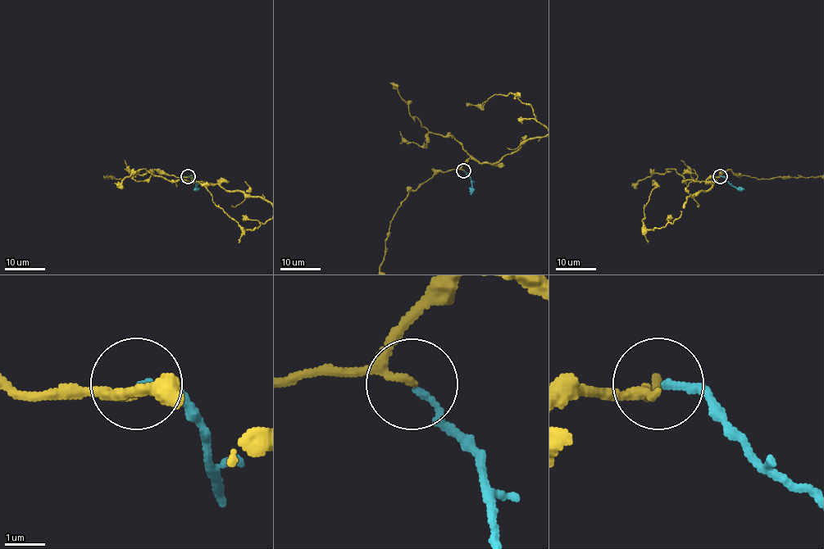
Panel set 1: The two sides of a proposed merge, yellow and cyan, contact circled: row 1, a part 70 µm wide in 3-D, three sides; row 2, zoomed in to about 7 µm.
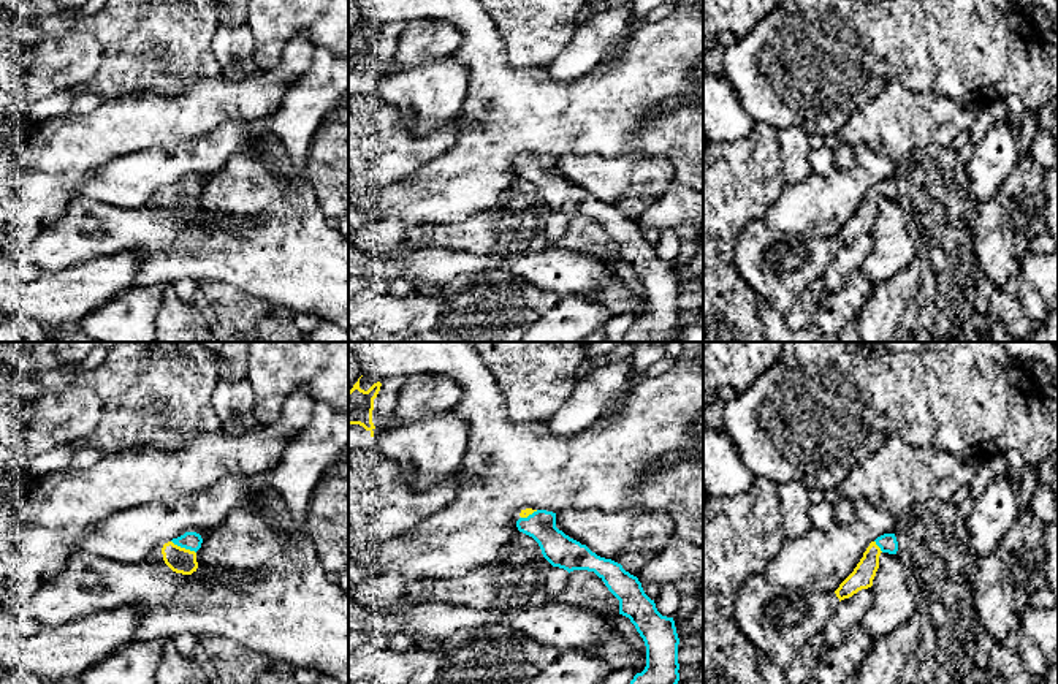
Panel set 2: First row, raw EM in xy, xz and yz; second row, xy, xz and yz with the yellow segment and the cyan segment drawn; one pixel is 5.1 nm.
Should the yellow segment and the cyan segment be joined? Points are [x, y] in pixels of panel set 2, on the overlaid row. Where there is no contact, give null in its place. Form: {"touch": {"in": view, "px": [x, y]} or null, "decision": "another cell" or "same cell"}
{"touch": {"in": "xy", "px": [184, 548]}, "decision": "same cell"}

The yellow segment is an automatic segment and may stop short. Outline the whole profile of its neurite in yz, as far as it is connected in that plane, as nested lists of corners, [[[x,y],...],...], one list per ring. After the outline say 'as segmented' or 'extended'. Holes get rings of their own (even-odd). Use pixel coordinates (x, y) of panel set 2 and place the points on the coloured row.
[[[884,534],[871,542],[854,572],[835,591],[839,602],[852,597],[862,589],[871,587],[879,568],[879,556],[882,553],[896,554],[896,551],[898,542],[895,534]]]; extended

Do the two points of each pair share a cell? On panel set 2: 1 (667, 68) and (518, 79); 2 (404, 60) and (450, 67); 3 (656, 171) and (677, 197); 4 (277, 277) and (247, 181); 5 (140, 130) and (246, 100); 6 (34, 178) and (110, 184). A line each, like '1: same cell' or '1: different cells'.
1: same cell
2: different cells
3: different cells
4: same cell
5: same cell
6: different cells

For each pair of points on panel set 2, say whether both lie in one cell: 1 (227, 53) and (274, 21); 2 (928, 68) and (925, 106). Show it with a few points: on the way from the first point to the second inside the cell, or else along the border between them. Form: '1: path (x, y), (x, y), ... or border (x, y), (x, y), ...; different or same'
1: border (244, 24), (252, 35), (252, 59), (258, 70); different
2: border (892, 78), (913, 91), (944, 94), (962, 105); different

